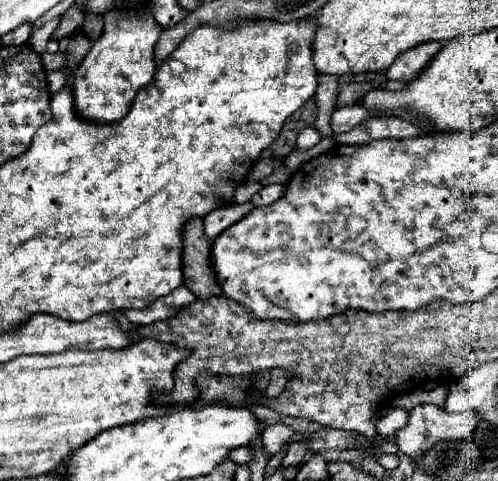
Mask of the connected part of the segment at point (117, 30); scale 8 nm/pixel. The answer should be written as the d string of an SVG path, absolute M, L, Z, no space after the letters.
M148 7L132 11L114 9L104 15L104 33L92 43L90 53L74 75L74 109L82 119L94 123L116 123L128 115L136 93L154 79L154 43L160 37L160 31L162 27L156 23Z

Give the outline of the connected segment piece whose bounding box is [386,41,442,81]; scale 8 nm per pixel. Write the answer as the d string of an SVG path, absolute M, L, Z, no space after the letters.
M432 41L432 43L422 43L406 53L402 53L386 71L388 79L394 81L410 81L416 79L416 75L420 71L424 71L424 67L428 67L428 63L432 61L432 57L442 49L442 43Z

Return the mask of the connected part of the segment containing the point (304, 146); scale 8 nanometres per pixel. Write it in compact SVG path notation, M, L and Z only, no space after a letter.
M306 127L296 139L296 147L302 150L307 150L314 147L314 145L318 145L320 139L322 139L322 137L320 137L320 133L316 133L316 129Z

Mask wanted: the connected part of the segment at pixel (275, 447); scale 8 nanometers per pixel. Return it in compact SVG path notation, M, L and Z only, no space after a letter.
M276 423L276 425L266 427L262 431L262 447L264 447L264 453L270 455L270 457L276 455L282 449L282 445L288 443L288 439L292 437L292 433L294 431L290 427L282 425L282 423Z

